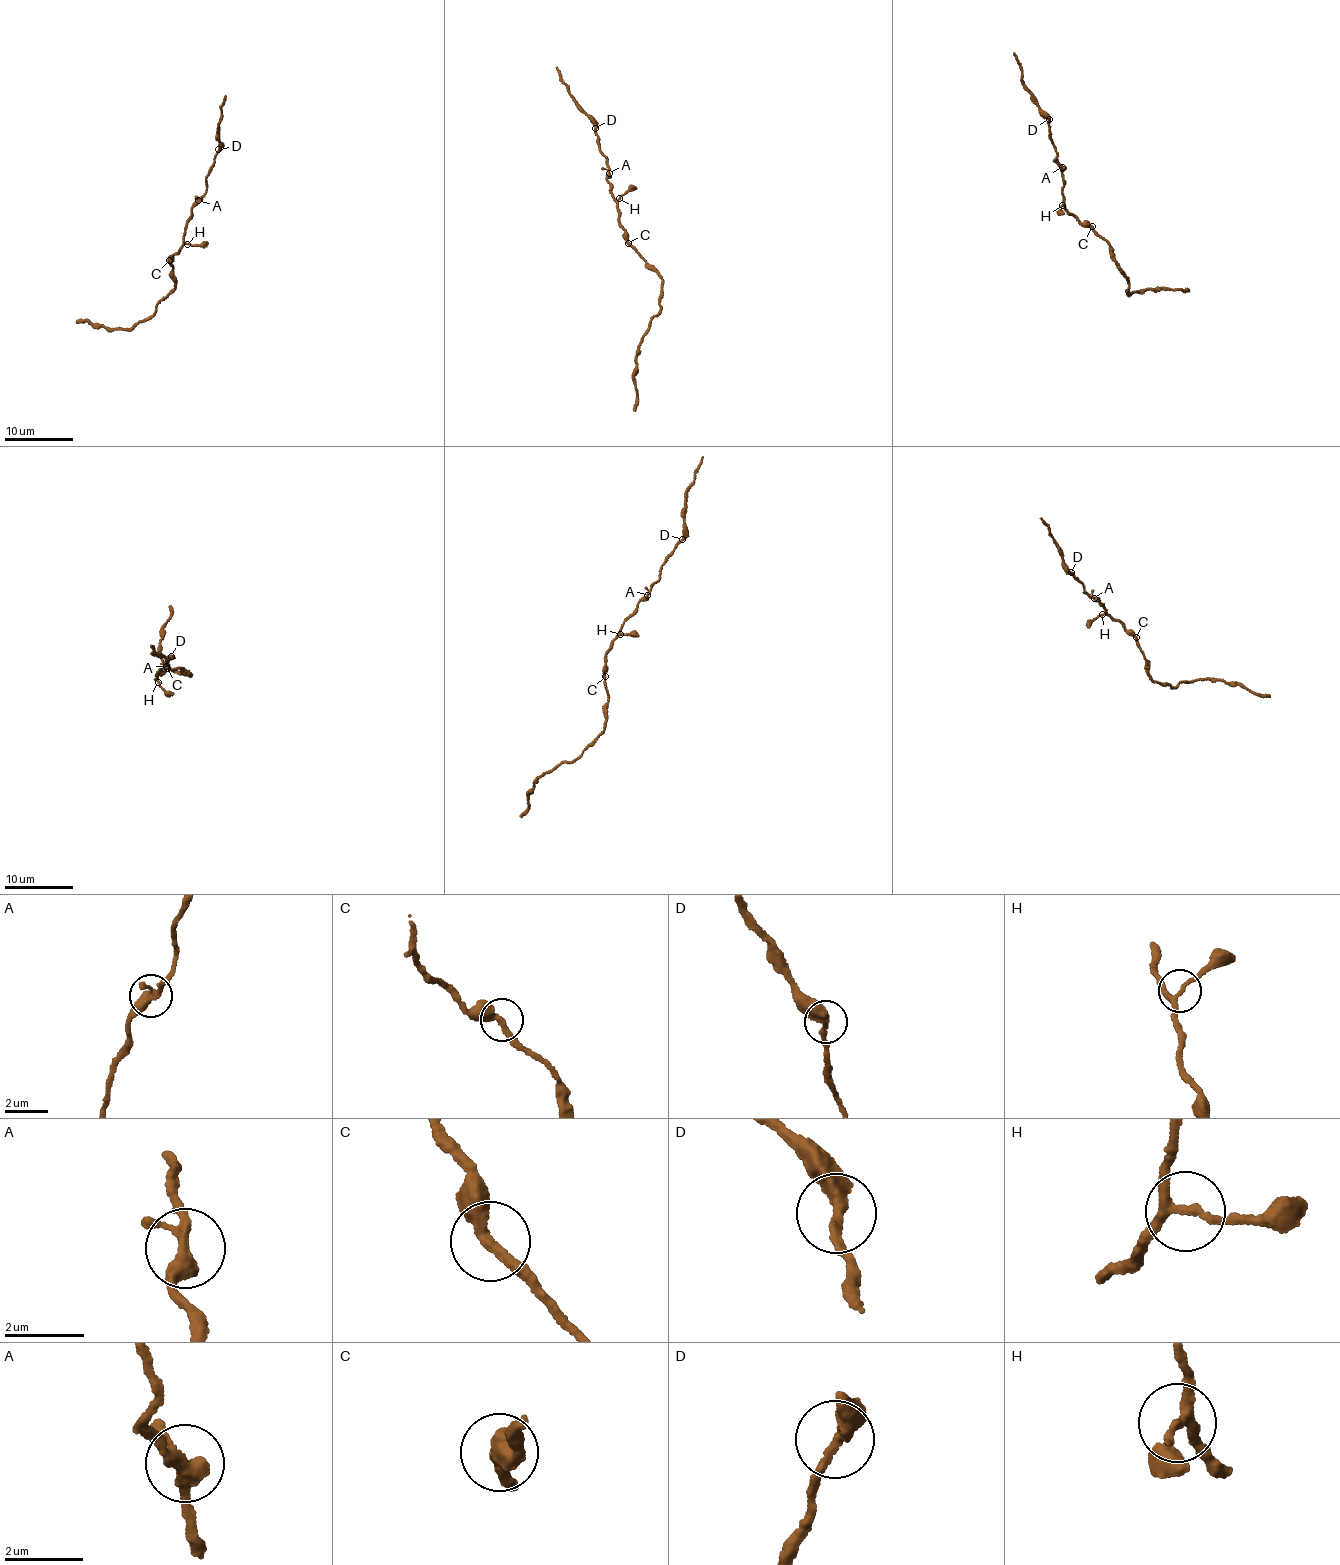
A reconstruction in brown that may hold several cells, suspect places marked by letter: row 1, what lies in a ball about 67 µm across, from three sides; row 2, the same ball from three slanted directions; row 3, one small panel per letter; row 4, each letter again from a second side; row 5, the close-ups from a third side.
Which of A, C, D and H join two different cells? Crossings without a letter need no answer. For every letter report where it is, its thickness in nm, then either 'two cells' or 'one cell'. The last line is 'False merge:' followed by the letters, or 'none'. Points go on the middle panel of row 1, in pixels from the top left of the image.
A: at (609, 173); 320 nm thick; one cell
C: at (628, 243); 320 nm thick; one cell
D: at (595, 128); 360 nm thick; one cell
H: at (619, 198); 200 nm thick; one cell
False merge: none

